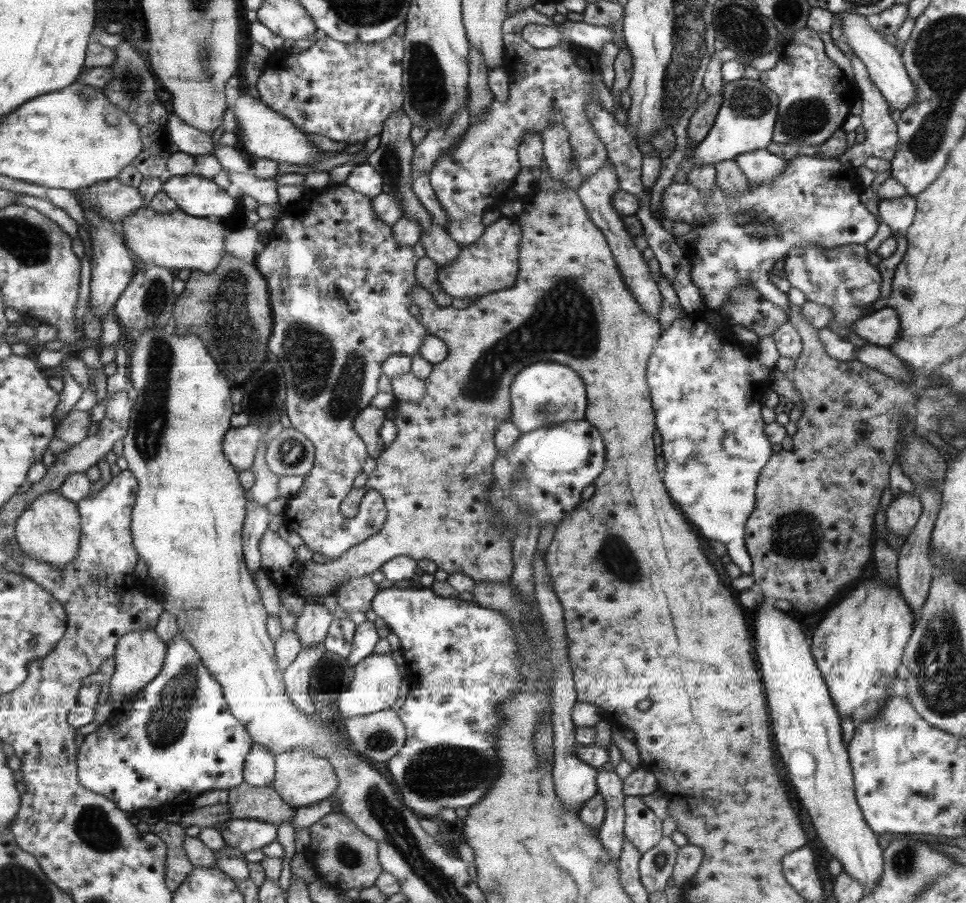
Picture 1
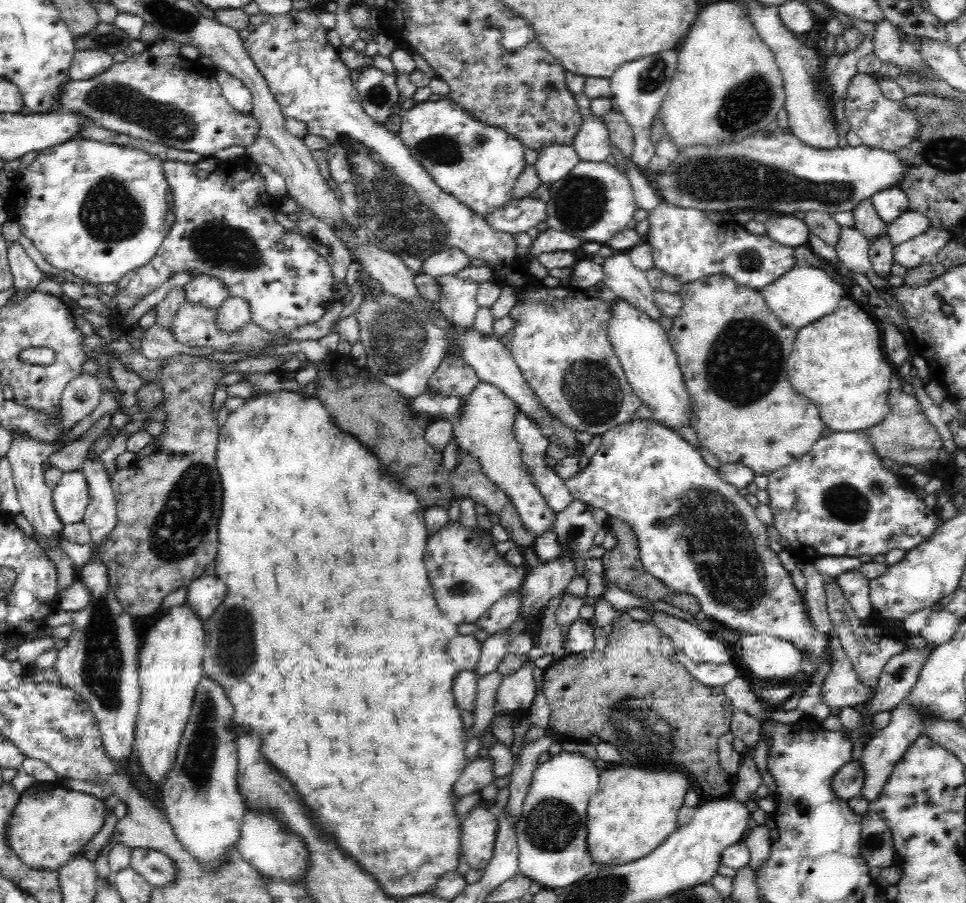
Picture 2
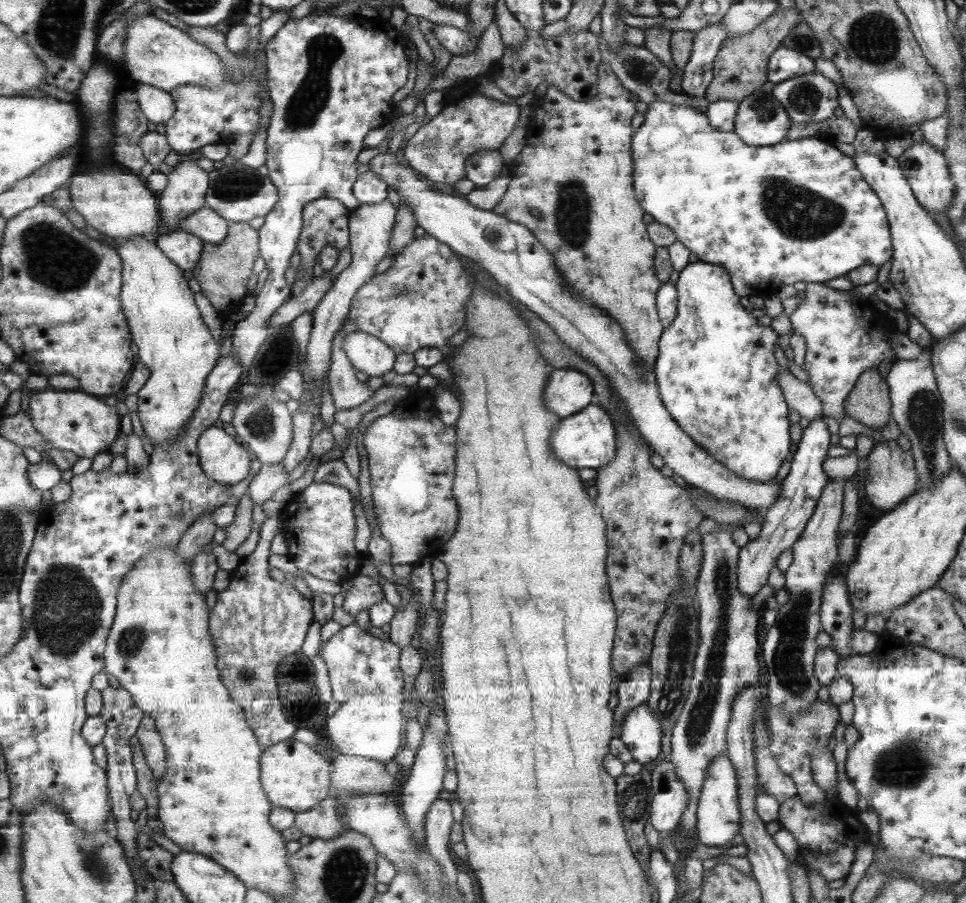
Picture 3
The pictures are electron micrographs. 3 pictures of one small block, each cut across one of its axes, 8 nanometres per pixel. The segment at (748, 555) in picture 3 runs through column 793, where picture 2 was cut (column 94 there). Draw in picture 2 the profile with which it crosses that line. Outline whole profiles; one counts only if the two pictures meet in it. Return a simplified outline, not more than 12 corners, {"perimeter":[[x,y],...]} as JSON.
{"perimeter":[[100,459],[84,460],[89,503],[83,516],[99,546],[117,520],[116,501]]}

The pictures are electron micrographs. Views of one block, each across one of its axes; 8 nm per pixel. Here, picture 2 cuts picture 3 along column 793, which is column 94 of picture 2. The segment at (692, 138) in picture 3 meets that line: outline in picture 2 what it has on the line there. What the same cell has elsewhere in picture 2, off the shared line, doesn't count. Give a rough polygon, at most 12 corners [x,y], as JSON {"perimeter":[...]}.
{"perimeter":[[80,137],[12,181],[42,258],[114,284],[163,244],[163,160]]}

